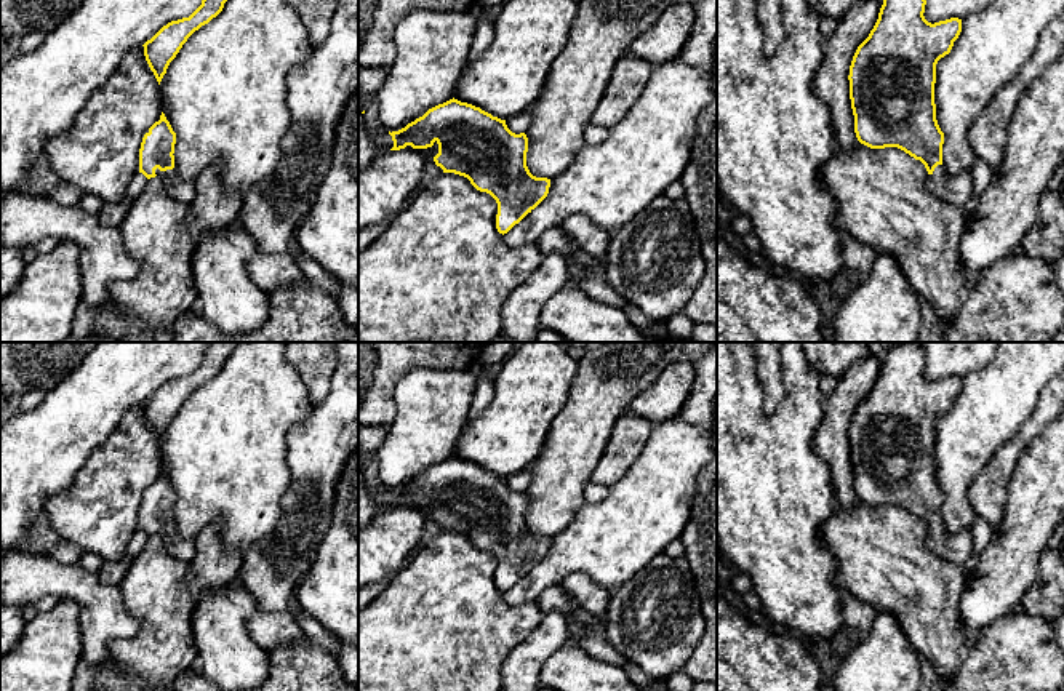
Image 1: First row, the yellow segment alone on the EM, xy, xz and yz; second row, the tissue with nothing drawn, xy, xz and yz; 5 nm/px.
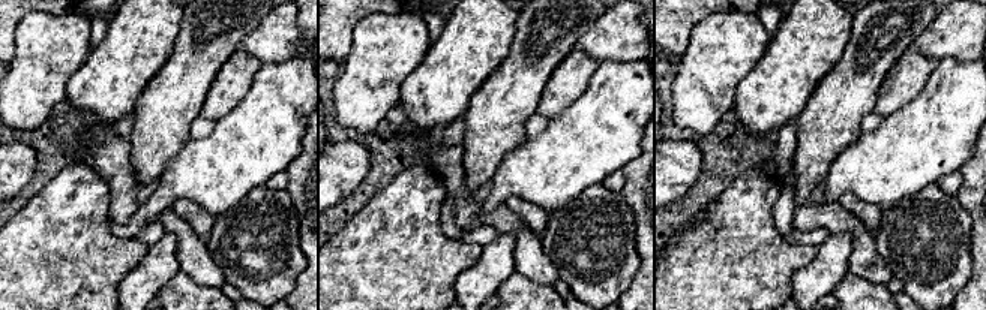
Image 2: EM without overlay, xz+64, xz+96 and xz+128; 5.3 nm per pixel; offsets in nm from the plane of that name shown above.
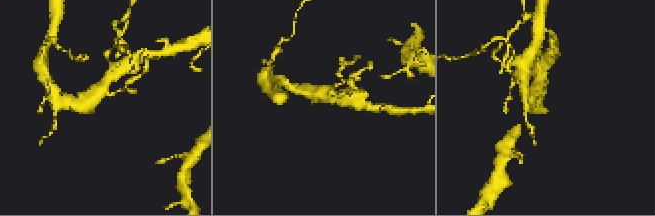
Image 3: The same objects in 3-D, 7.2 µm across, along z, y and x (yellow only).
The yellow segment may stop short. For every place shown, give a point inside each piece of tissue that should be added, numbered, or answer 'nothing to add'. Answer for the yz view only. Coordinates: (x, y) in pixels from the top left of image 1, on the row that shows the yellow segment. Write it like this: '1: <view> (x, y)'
1: yz (957, 189)

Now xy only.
1: xy (178, 189)

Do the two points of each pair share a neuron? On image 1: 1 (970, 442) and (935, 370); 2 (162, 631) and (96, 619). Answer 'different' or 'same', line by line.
1: different
2: different

